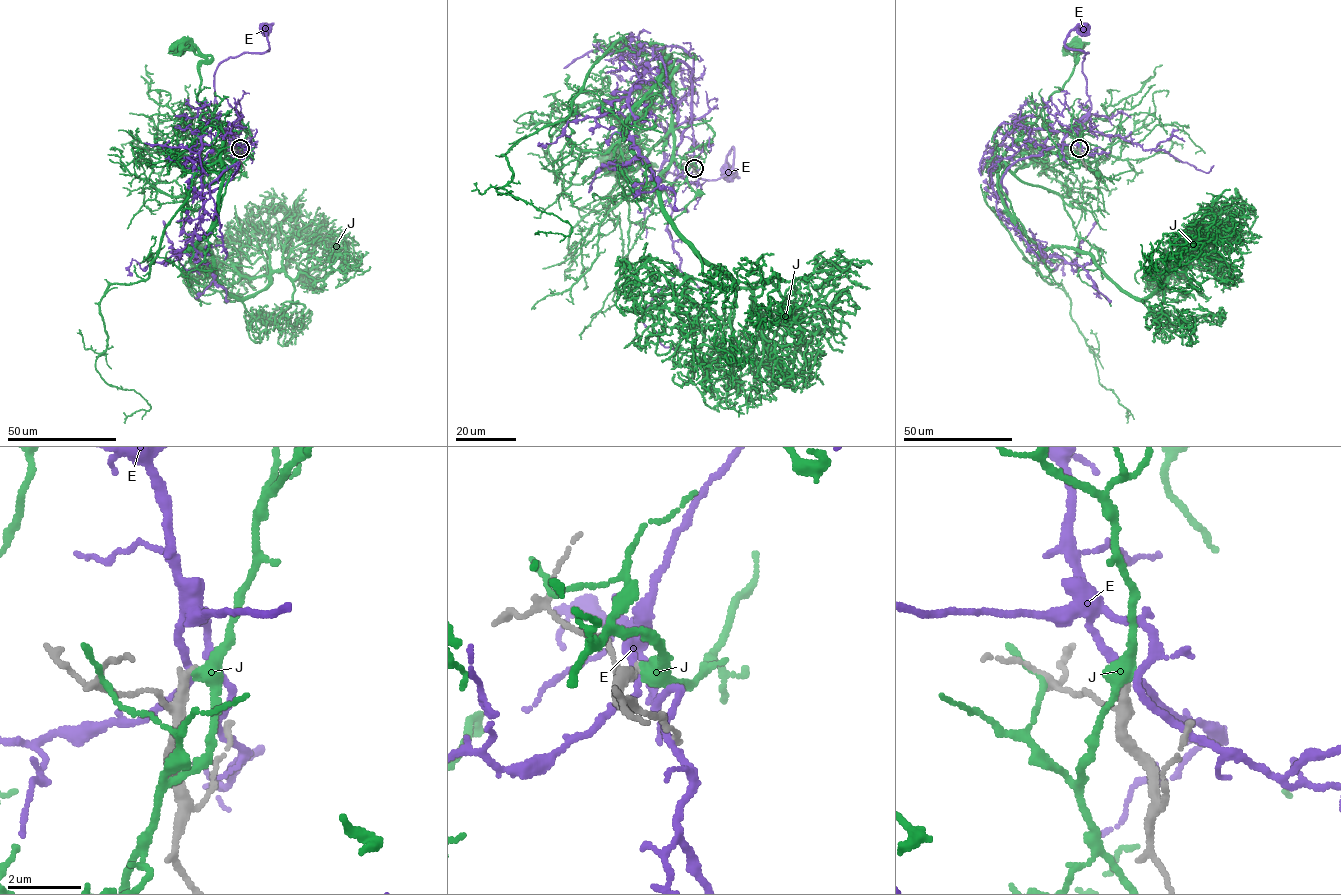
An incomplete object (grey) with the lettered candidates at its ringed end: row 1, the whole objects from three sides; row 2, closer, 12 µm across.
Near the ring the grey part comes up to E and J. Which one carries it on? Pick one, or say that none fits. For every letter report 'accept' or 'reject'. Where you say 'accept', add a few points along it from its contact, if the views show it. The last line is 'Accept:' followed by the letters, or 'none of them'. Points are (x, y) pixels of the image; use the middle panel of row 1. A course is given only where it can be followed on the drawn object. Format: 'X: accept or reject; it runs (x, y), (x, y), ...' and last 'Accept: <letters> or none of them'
E: reject
J: reject
Accept: none of them

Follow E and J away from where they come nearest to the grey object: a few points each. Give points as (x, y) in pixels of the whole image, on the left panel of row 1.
E: (240, 148), (239, 137), (223, 129), (214, 111), (214, 73), (231, 57), (266, 51), (266, 28)
J: (241, 148), (235, 164), (225, 158), (224, 134), (209, 121), (197, 101), (198, 66), (212, 57), (180, 45)

